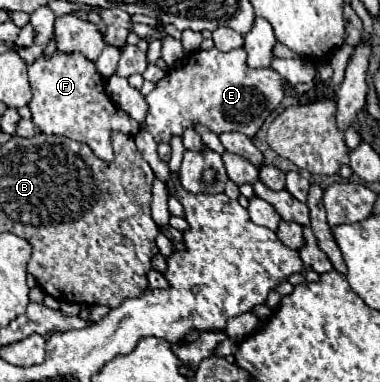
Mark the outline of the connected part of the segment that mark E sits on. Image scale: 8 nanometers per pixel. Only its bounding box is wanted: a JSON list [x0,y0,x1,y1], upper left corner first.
[143,48,283,142]

